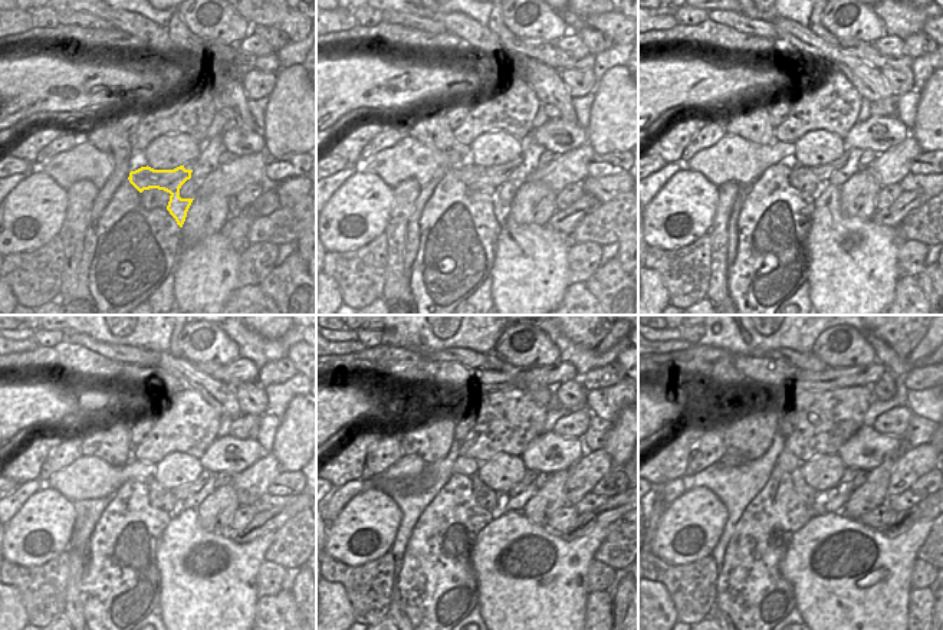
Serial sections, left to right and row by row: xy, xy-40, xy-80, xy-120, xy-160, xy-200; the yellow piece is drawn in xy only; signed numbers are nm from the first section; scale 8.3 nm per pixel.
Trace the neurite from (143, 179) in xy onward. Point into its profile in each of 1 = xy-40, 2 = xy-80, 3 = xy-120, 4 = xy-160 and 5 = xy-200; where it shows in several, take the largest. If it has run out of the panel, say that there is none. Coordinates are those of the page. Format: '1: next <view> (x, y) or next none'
1: next xy-40 (485, 180)
2: next xy-80 (807, 179)
3: next xy-120 (160, 498)
4: next xy-160 (485, 496)
5: next xy-200 (807, 494)

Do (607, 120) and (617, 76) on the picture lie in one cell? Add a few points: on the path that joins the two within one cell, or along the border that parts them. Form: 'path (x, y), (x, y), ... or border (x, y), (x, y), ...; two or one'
path (617, 110), (617, 87); one

